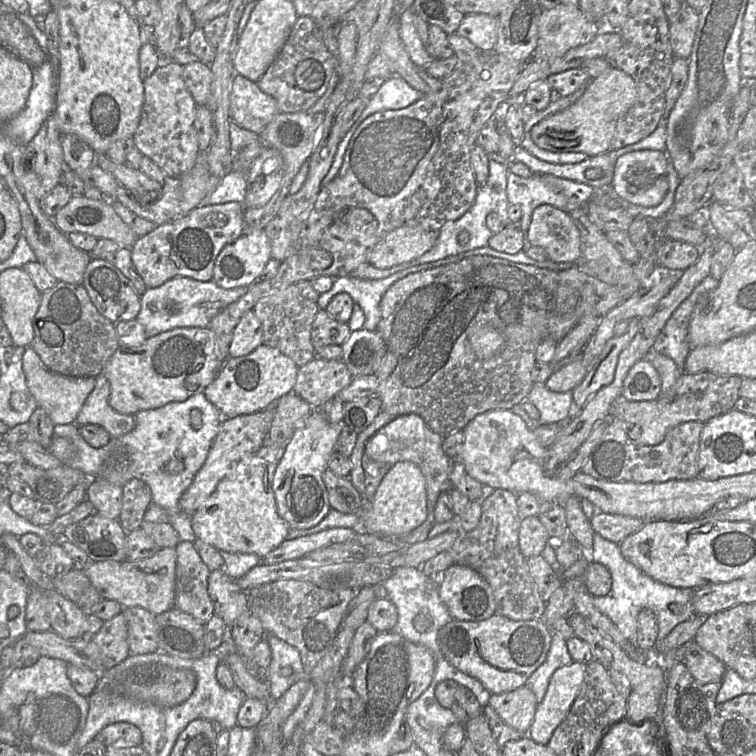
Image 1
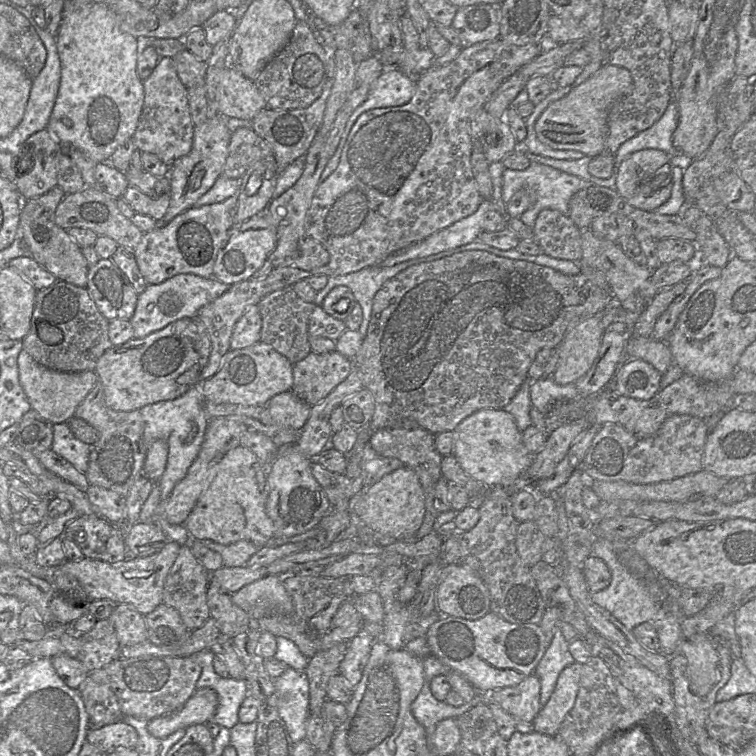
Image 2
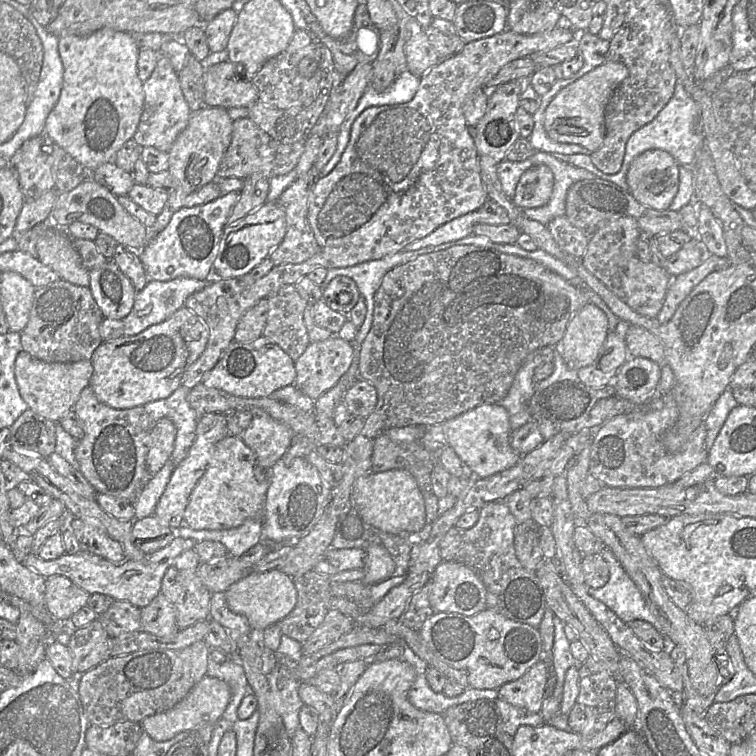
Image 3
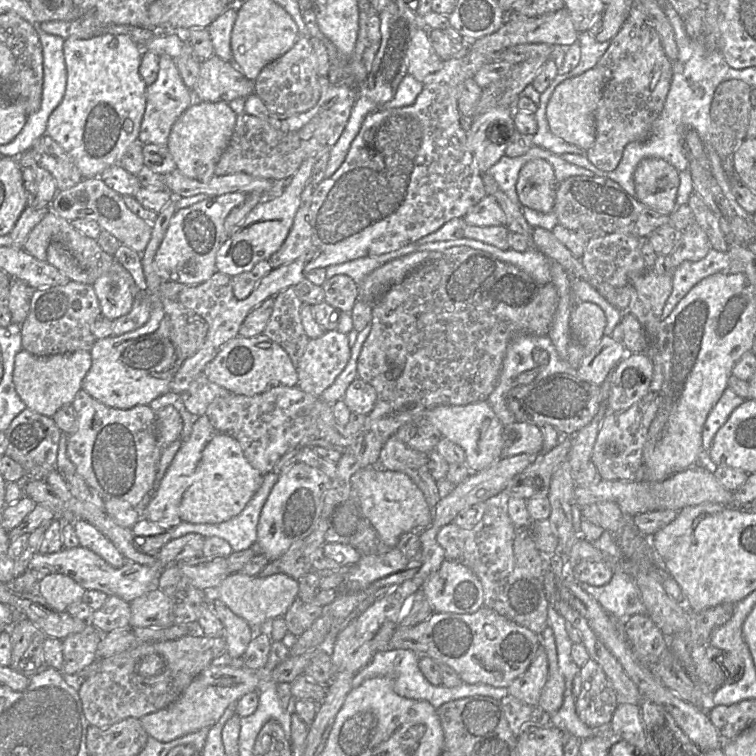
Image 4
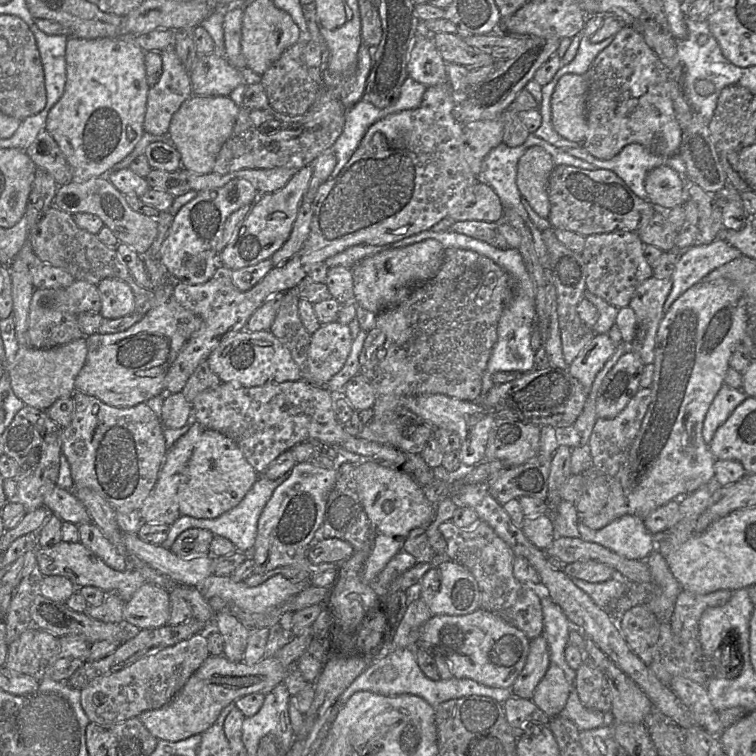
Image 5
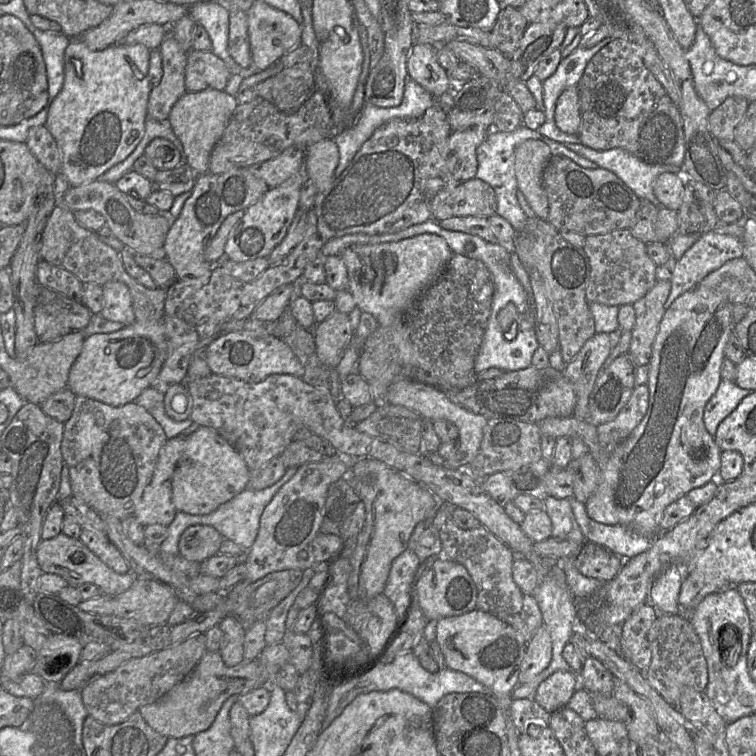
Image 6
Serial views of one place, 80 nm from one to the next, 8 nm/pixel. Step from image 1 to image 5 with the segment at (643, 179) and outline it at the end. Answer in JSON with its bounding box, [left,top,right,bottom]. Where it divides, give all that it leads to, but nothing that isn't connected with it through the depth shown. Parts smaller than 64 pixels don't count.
[645,166,683,211]

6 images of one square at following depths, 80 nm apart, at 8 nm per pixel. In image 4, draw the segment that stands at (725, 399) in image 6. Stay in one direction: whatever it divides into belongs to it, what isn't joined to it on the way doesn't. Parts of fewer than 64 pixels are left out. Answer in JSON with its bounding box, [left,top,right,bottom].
[702,387,745,454]

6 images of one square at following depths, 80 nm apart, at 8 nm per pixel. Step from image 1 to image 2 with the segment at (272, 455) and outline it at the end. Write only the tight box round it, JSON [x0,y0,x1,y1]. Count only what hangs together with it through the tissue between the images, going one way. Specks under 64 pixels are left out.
[267,390,312,431]

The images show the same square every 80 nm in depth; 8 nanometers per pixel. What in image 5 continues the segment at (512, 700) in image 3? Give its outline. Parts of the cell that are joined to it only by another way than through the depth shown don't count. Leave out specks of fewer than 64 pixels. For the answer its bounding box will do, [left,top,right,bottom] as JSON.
[511,634,549,699]

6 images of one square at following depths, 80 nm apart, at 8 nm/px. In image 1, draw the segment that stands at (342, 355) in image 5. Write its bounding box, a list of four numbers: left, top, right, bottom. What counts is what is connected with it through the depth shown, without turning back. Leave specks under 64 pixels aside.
[294,357,352,409]

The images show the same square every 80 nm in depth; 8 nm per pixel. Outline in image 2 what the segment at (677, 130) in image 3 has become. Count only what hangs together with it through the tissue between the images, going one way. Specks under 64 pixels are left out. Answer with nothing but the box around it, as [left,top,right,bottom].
[591,100,692,190]

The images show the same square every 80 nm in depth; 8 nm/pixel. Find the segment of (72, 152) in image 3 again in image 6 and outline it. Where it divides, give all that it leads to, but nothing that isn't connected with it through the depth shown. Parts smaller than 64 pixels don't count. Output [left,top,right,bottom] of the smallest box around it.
[45,40,152,187]

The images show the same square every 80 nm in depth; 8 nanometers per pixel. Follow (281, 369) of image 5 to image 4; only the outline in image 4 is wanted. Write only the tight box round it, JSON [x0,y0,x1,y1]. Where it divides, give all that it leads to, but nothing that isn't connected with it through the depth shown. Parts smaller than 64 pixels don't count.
[204,333,298,396]

